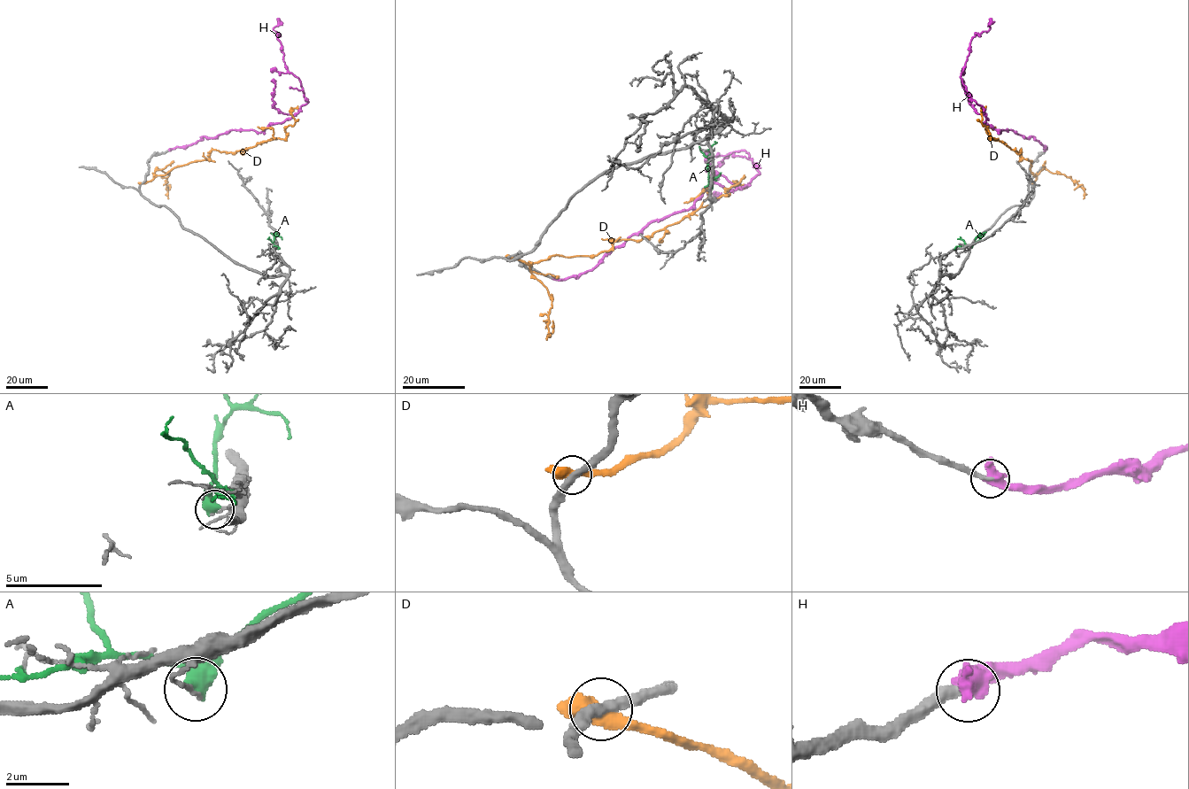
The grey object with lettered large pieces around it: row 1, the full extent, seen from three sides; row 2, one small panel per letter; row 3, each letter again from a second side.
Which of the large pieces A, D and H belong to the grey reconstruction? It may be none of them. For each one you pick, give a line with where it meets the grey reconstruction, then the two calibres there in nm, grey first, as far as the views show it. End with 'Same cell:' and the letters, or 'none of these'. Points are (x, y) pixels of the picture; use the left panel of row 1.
H: Touches grey at (169, 150). Thickness 260 nm (grey) against 550 nm
Same cell: H

